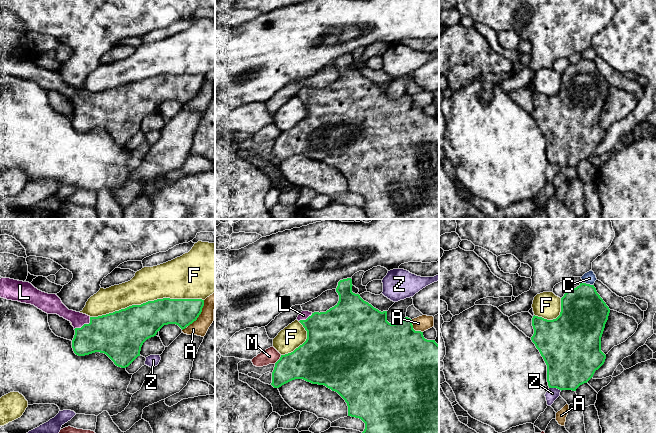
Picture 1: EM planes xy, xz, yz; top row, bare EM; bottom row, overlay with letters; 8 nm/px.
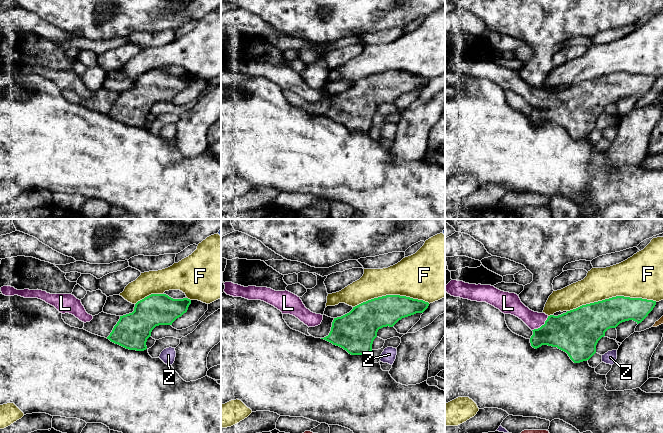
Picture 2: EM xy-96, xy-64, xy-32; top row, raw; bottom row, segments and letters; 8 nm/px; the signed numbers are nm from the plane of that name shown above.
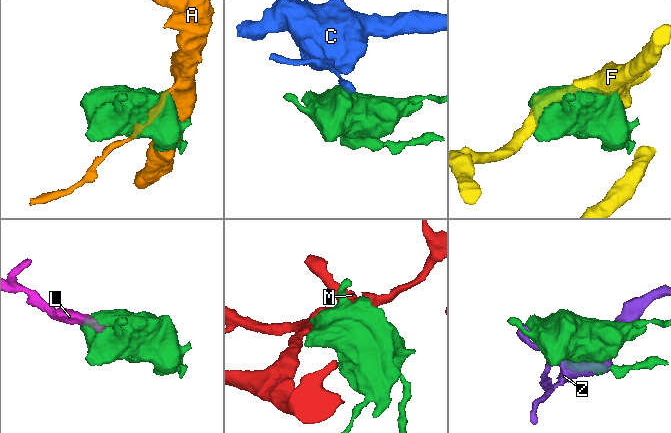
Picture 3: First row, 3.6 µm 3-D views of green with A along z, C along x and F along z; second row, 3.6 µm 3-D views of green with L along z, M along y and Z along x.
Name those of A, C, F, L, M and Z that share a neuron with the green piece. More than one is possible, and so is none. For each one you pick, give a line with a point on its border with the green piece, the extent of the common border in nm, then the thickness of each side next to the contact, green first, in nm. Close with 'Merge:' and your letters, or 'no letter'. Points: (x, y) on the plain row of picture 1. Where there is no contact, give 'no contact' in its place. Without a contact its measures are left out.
L: contact xy (84, 100); length 170 nm; calibres 340 and 120 nm
Merge: L

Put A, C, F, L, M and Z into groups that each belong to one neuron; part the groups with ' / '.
A / C / F / L / M / Z

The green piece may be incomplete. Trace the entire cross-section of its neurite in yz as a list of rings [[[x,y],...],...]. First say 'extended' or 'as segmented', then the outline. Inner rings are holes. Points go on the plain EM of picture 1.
as segmented; [[[580,59],[576,64],[570,64],[561,74],[561,88],[556,95],[533,92],[534,110],[531,116],[547,141],[549,164],[576,167],[604,140],[606,131],[601,127],[601,113],[609,89],[609,83],[594,61]]]

